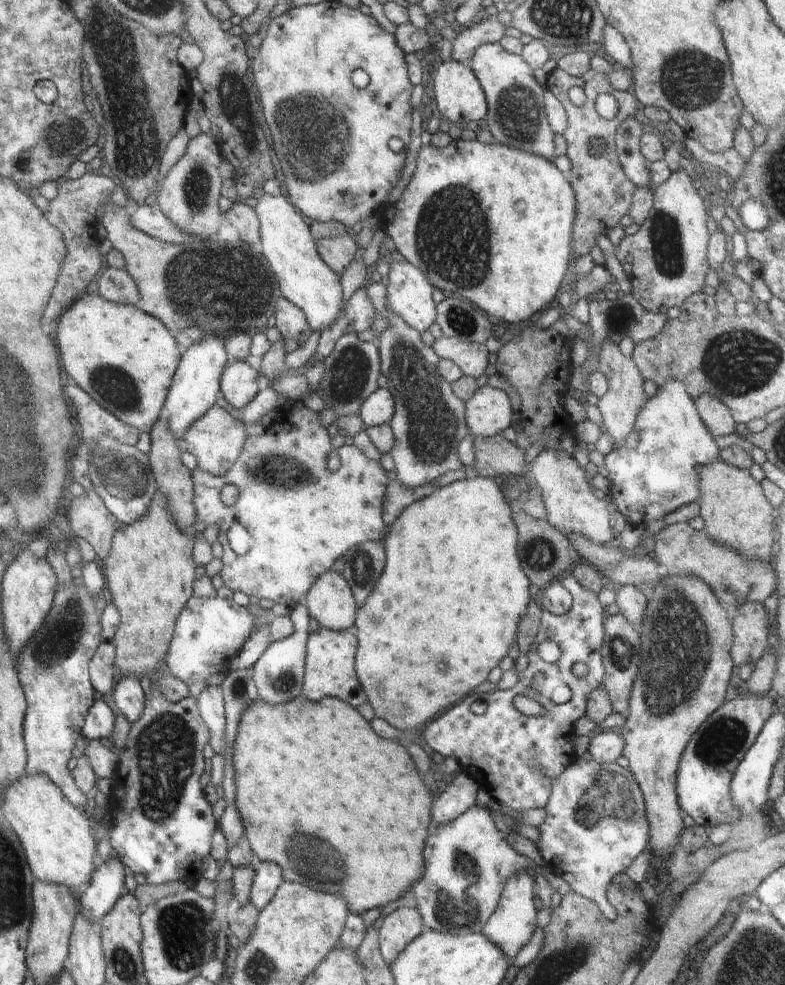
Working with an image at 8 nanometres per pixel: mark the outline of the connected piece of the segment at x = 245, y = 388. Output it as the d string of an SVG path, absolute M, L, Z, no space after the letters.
M236 359L228 363L223 374L223 392L226 400L240 408L246 406L260 390L259 372L246 359Z

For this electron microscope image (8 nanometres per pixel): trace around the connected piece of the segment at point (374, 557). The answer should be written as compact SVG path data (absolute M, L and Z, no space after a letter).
M366 541L351 546L344 558L345 566L341 574L351 585L356 602L362 606L382 574L386 560L385 543Z

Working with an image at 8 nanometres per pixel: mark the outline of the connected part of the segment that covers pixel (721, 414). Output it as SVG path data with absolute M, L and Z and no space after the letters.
M701 394L696 397L696 406L700 413L700 418L707 425L707 429L713 435L722 436L735 432L735 420L730 409L714 395Z

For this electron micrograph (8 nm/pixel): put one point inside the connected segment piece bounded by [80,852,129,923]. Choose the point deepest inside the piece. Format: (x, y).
(109, 883)

